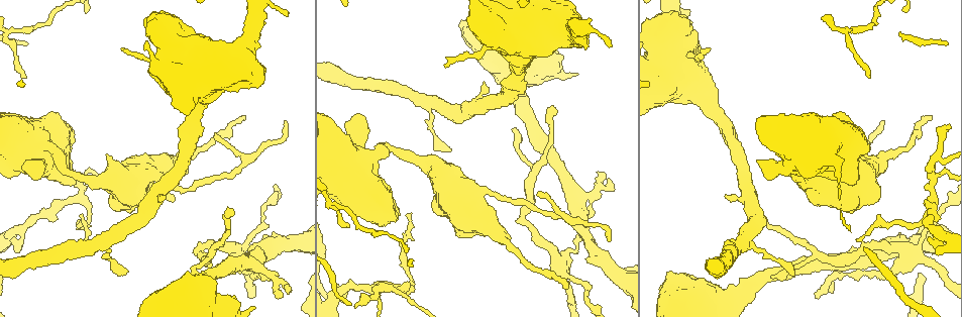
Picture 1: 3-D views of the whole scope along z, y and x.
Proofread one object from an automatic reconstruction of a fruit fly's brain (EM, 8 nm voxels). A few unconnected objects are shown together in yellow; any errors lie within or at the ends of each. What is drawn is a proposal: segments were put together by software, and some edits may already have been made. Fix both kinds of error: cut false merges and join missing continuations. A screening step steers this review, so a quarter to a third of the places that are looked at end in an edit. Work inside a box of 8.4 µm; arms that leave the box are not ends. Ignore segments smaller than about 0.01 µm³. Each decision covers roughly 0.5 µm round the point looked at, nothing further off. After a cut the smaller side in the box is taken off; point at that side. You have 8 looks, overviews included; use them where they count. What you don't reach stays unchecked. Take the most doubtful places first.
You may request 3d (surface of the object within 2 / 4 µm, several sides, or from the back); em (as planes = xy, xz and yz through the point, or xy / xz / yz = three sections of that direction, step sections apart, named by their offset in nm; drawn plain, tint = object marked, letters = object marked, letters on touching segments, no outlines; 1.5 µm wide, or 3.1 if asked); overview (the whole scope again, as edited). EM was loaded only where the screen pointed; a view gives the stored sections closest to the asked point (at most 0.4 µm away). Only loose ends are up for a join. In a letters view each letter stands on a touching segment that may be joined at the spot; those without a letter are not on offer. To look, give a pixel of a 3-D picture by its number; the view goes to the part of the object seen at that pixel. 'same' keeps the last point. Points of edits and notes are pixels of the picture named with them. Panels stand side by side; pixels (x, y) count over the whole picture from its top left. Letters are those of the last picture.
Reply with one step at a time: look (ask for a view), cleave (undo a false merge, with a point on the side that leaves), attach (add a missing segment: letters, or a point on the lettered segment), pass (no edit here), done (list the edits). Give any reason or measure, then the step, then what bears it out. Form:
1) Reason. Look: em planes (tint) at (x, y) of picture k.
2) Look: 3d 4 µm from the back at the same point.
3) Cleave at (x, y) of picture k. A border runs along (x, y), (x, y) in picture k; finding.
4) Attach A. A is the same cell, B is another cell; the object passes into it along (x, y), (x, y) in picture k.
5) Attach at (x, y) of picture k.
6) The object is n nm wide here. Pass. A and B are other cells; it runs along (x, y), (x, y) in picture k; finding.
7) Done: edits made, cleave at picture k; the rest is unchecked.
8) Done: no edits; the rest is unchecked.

Free end. Look: 3d 4 µm at (88, 238) of picture 1.

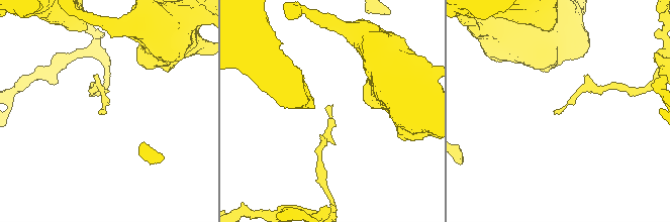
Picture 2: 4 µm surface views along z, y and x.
Need the tissue. Look: em planes (tint) at (330, 108) of picture 2.

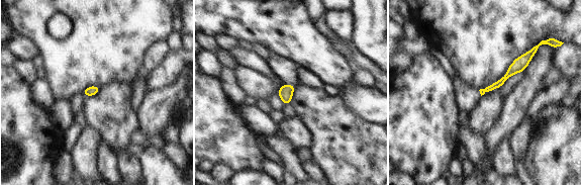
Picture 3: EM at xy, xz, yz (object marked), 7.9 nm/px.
Look: em planes (letters) at the same point.

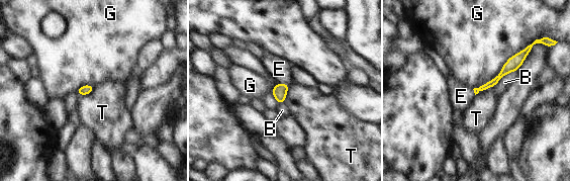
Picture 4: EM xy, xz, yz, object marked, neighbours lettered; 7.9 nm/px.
Attach E. E is the same cell, B, G and T are other cells; the object passes into it along (279, 92), (283, 84), (279, 69) in picture 4; it goes on there.

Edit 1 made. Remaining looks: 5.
Sudden change in width. Look: em planes (plain) at (935, 158) of picture 1.

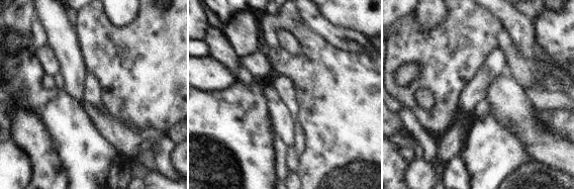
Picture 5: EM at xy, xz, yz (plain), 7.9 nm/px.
Look: em planes (letters) at the same point.

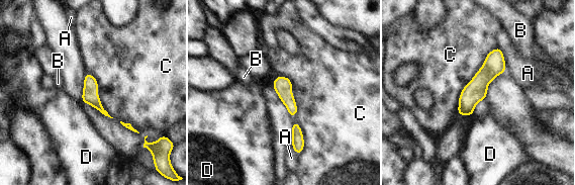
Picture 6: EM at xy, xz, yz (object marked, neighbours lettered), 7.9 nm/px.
Pass. A, B, C and D are other cells; a border runs along (498, 47), (463, 88), (456, 111) in picture 6; all the same cell.

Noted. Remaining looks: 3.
Calibre changes. Look: em planes (letters) at (579, 28) of picture 1.

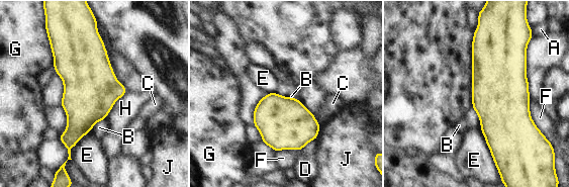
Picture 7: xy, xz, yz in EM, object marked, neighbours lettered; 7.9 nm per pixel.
The longest contact is with F, 420 nm. Pass. A, B, C, D, E, F, G, H and J are other cells; a border runs along (530, 98), (530, 116), (553, 146) in picture 7; continuous, no second cell.

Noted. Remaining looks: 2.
Done: edits made, attach at picture 4; the rest is unchecked.

